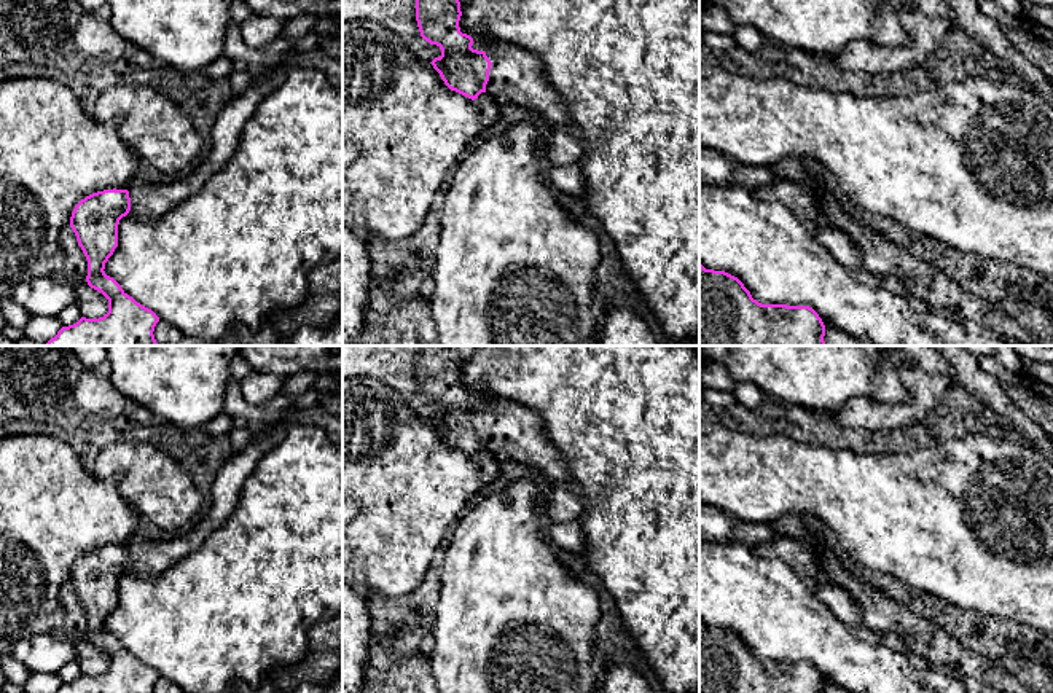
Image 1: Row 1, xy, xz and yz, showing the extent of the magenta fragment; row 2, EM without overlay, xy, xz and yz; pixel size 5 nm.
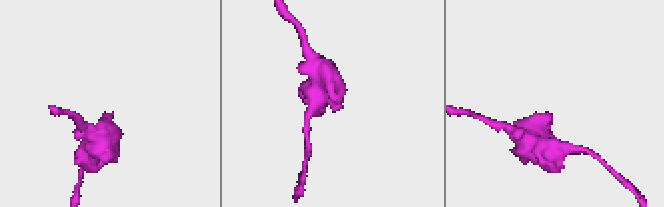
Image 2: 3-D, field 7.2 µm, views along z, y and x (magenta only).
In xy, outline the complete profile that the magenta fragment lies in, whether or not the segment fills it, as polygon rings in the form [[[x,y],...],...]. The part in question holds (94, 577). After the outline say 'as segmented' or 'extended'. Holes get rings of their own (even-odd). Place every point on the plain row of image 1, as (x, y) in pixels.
[[[277,432],[255,435],[223,464],[210,487],[209,515],[185,532],[161,540],[132,540],[127,546],[97,548],[75,562],[70,585],[88,617],[86,639],[108,656],[108,669],[99,675],[81,674],[76,680],[62,683],[56,693],[155,693],[159,674],[104,628],[118,604],[119,577],[127,570],[150,577],[164,574],[199,550],[233,515],[244,483],[277,438]]]; extended

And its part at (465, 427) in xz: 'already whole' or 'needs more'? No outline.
needs more

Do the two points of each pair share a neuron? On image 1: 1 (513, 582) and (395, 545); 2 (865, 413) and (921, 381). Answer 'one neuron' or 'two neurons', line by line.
1: two neurons
2: one neuron

